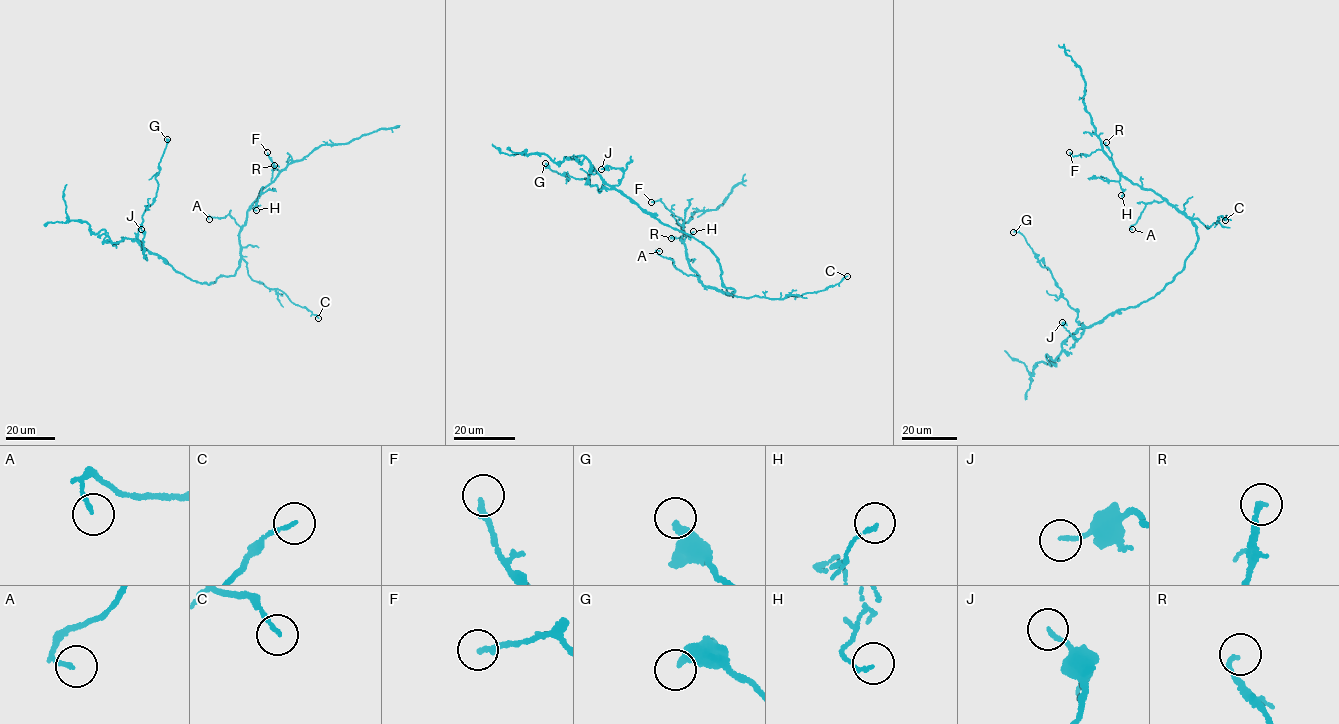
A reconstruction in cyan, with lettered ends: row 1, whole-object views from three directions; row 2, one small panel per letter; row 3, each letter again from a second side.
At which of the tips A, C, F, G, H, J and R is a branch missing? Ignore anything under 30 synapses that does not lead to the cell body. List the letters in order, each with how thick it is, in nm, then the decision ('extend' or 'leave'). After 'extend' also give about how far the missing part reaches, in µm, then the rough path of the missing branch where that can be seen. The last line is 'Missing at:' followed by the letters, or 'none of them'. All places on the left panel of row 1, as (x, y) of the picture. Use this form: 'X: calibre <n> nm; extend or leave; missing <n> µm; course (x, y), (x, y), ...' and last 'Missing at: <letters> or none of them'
A: calibre 130 nm; leave
C: calibre 120 nm; leave
F: calibre 200 nm; leave
G: calibre 400 nm; leave
H: calibre 120 nm; leave
J: calibre 140 nm; leave
R: calibre 150 nm; leave
Missing at: none of them

